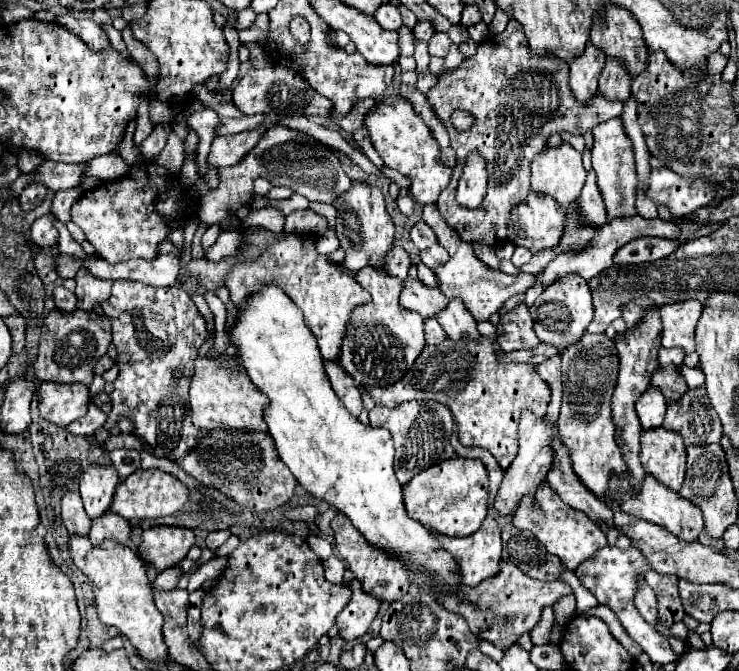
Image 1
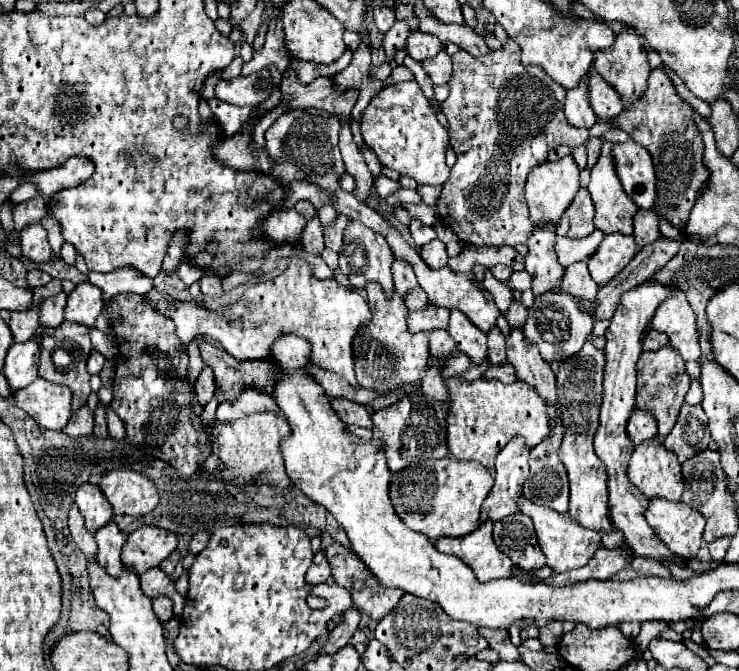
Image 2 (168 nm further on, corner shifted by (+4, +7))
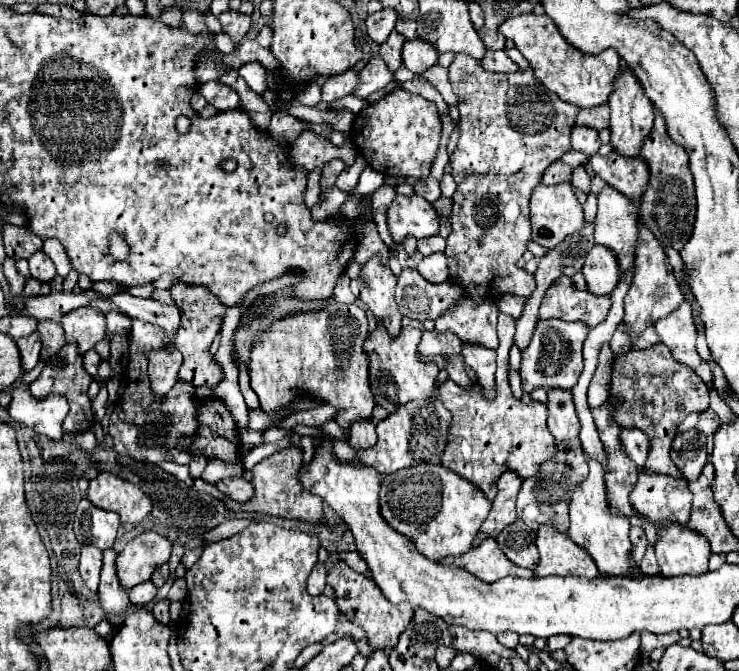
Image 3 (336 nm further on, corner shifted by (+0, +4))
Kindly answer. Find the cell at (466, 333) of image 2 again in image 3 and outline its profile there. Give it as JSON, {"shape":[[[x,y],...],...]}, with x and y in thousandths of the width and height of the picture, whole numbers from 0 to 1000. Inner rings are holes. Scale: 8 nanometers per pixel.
{"shape":[[[628,517],[628,538],[644,553],[644,574],[652,580],[658,595],[668,595],[671,589],[671,523],[658,523],[658,517]]]}

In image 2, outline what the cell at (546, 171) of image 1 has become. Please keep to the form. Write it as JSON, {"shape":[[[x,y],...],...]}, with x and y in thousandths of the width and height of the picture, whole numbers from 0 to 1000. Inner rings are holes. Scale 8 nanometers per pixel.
{"shape":[[[769,230],[752,241],[733,241],[728,247],[723,247],[714,259],[714,271],[712,271],[712,301],[717,310],[717,328],[723,334],[731,331],[755,331],[758,322],[763,319],[763,313],[771,307],[771,301],[777,298],[782,280],[785,280],[785,268],[782,268],[782,247],[777,241],[777,235]]]}

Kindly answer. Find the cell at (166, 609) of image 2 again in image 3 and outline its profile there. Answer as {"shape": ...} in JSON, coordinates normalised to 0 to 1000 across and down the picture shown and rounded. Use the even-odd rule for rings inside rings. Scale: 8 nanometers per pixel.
{"shape":[[[238,863],[233,869],[233,878],[227,884],[227,893],[230,896],[249,896],[249,890],[252,890],[252,866],[249,863]]]}

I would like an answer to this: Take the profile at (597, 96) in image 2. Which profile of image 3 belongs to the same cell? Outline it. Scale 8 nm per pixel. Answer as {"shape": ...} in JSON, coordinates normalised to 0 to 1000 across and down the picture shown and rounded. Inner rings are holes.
{"shape":[[[804,159],[804,162],[788,162],[779,171],[779,183],[785,189],[801,189],[806,195],[823,189],[823,159]]]}

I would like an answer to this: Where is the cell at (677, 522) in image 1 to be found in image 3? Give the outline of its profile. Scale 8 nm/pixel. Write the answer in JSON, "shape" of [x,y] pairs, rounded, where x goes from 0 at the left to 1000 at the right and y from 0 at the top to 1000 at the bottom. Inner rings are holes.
{"shape":[[[890,785],[890,797],[893,803],[885,812],[885,818],[896,860],[958,854],[961,812],[955,809],[955,803],[950,803],[950,797],[939,797],[939,791],[928,791],[928,785]]]}

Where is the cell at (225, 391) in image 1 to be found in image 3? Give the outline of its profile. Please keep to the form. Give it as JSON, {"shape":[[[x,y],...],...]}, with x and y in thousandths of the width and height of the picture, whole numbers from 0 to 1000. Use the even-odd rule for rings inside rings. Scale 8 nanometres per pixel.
{"shape":[[[387,666],[379,672],[379,678],[365,678],[360,684],[355,684],[344,699],[344,744],[338,744],[338,750],[317,750],[314,744],[306,744],[292,723],[279,720],[273,714],[265,714],[260,729],[265,732],[276,732],[292,744],[303,744],[303,750],[309,753],[311,762],[341,762],[341,765],[357,765],[357,768],[368,768],[368,770],[382,770],[382,773],[406,773],[406,776],[417,776],[417,779],[438,779],[438,765],[436,765],[436,744],[422,738],[419,732],[414,732],[406,717],[403,717],[403,705],[411,696],[409,690],[409,672],[401,666]]]}

